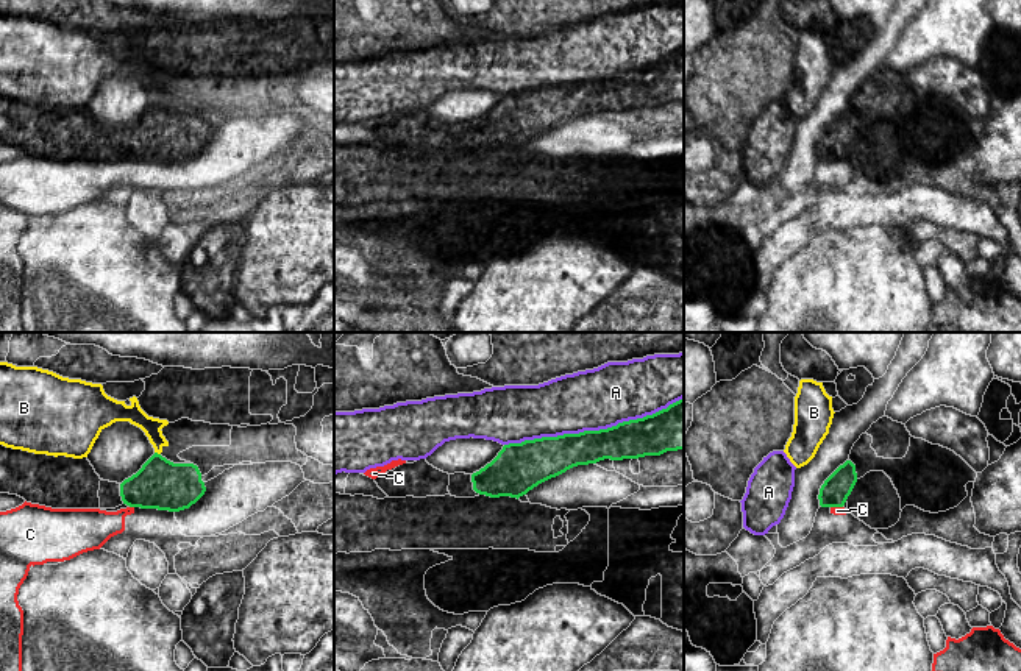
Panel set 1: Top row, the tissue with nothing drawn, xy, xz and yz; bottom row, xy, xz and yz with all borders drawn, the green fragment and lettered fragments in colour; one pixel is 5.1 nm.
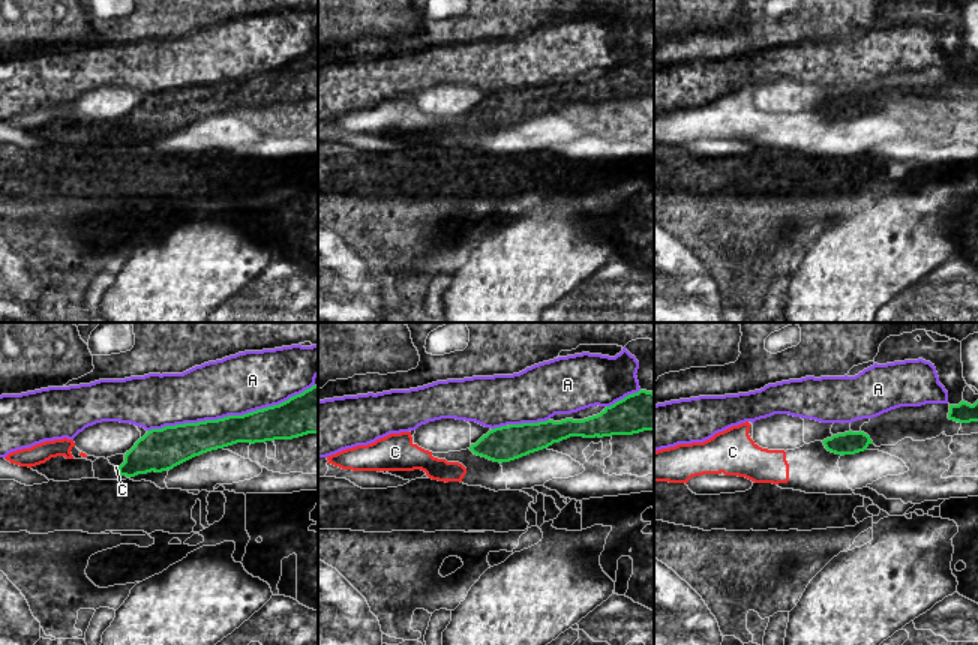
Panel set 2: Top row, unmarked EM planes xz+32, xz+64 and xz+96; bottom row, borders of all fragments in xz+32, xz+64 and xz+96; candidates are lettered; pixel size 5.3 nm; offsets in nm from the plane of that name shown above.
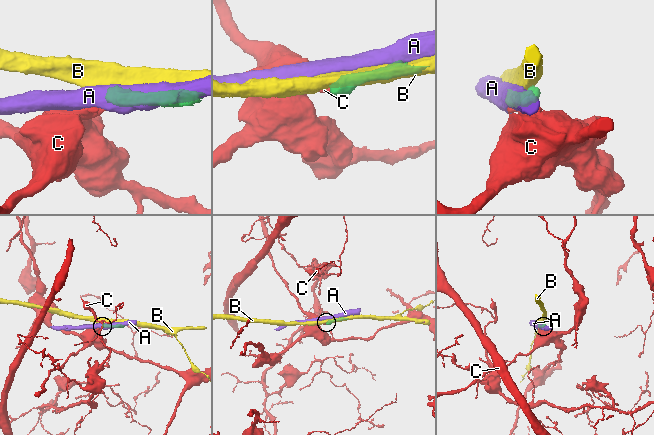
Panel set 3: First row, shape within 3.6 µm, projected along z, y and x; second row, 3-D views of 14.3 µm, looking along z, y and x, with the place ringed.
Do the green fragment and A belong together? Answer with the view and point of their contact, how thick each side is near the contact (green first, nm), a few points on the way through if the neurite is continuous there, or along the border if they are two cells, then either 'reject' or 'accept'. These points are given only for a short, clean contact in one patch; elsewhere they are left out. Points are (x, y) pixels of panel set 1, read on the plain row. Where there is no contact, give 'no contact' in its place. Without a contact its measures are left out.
meets green in xz at (594, 81); 200 nm thick on the green side, 320 nm on the other; reject

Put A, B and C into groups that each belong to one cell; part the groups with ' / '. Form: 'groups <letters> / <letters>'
groups A / B / C

